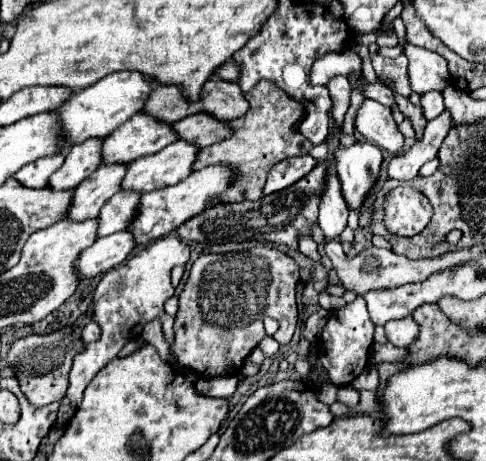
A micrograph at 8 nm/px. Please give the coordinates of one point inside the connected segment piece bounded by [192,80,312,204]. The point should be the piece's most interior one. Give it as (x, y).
(263, 136)

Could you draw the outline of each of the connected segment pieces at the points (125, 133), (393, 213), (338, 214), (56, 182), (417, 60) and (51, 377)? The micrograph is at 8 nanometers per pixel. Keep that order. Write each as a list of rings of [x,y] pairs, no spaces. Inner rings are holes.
[[[136,114],[116,128],[102,144],[104,164],[130,164],[132,160],[148,154],[160,152],[164,146],[172,144],[176,134],[170,124],[152,120],[152,116]]]
[[[398,186],[384,196],[384,226],[396,236],[416,236],[432,218],[428,198],[410,186]]]
[[[334,170],[326,172],[326,188],[320,196],[320,228],[328,240],[338,238],[340,232],[346,228],[348,206],[342,196],[340,180]]]
[[[86,140],[84,144],[70,148],[64,164],[50,176],[48,186],[52,190],[74,190],[100,166],[100,144],[102,140]]]
[[[406,44],[404,54],[408,58],[408,80],[414,94],[444,90],[450,84],[446,60],[436,52],[420,50],[412,44]]]
[[[62,328],[50,334],[30,334],[10,344],[6,362],[14,368],[14,376],[20,382],[20,390],[36,408],[48,406],[52,402],[60,402],[66,396],[68,388],[68,372],[72,368],[74,358],[84,352],[86,344],[80,338],[74,338],[74,328]]]

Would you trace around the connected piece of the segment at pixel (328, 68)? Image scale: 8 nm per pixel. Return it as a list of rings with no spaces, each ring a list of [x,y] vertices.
[[[352,50],[346,52],[330,52],[322,58],[318,58],[312,64],[310,70],[310,84],[328,84],[328,80],[336,74],[348,74],[348,72],[360,72],[360,58]]]

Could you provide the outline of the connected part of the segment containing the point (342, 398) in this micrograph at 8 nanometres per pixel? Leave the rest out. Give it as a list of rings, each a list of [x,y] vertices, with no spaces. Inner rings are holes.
[[[342,386],[338,390],[338,402],[348,404],[348,406],[356,406],[358,400],[360,400],[360,396],[358,396],[358,392],[352,386]]]

